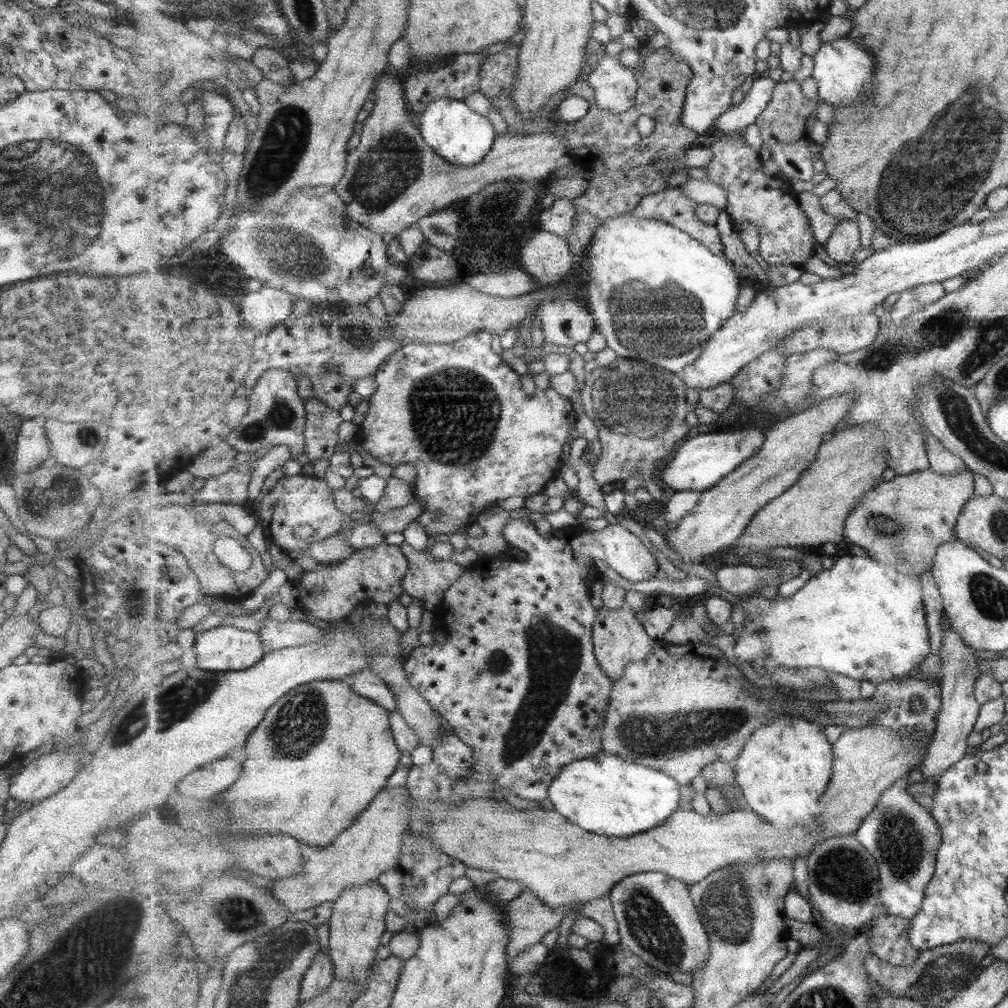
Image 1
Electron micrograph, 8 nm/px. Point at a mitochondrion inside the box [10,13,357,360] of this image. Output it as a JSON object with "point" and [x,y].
{"point":[286,136]}

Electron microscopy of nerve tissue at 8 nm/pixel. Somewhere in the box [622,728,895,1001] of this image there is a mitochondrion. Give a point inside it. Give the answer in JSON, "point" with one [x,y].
{"point":[726,904]}

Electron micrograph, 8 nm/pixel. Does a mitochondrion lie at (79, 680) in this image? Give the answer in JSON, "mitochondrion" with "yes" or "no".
{"mitochondrion":"no"}

